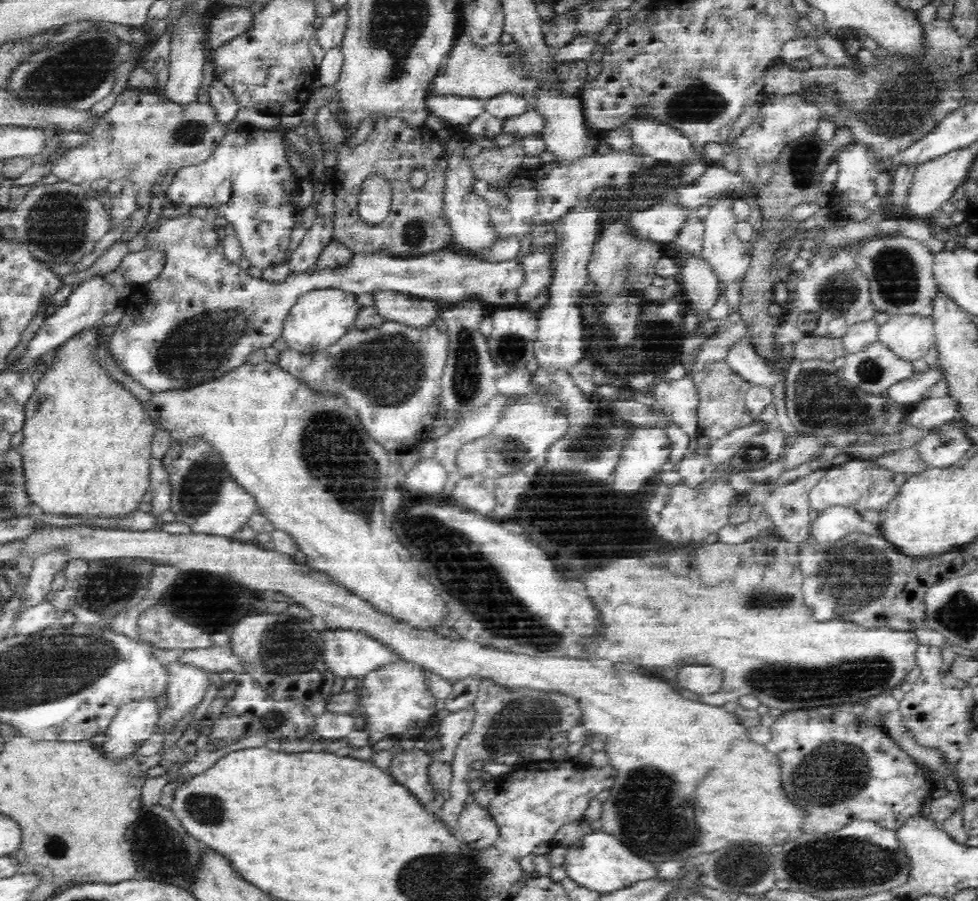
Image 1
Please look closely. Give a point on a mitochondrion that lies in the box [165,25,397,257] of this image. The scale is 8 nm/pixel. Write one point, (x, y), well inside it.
(259, 200)

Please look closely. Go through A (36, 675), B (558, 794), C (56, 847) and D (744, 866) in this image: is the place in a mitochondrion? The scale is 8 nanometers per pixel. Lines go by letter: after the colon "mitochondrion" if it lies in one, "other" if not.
A: mitochondrion
B: other
C: mitochondrion
D: mitochondrion

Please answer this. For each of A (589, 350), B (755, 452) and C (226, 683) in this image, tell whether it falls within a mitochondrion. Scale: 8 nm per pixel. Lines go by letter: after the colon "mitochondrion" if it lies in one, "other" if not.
A: other
B: mitochondrion
C: other

